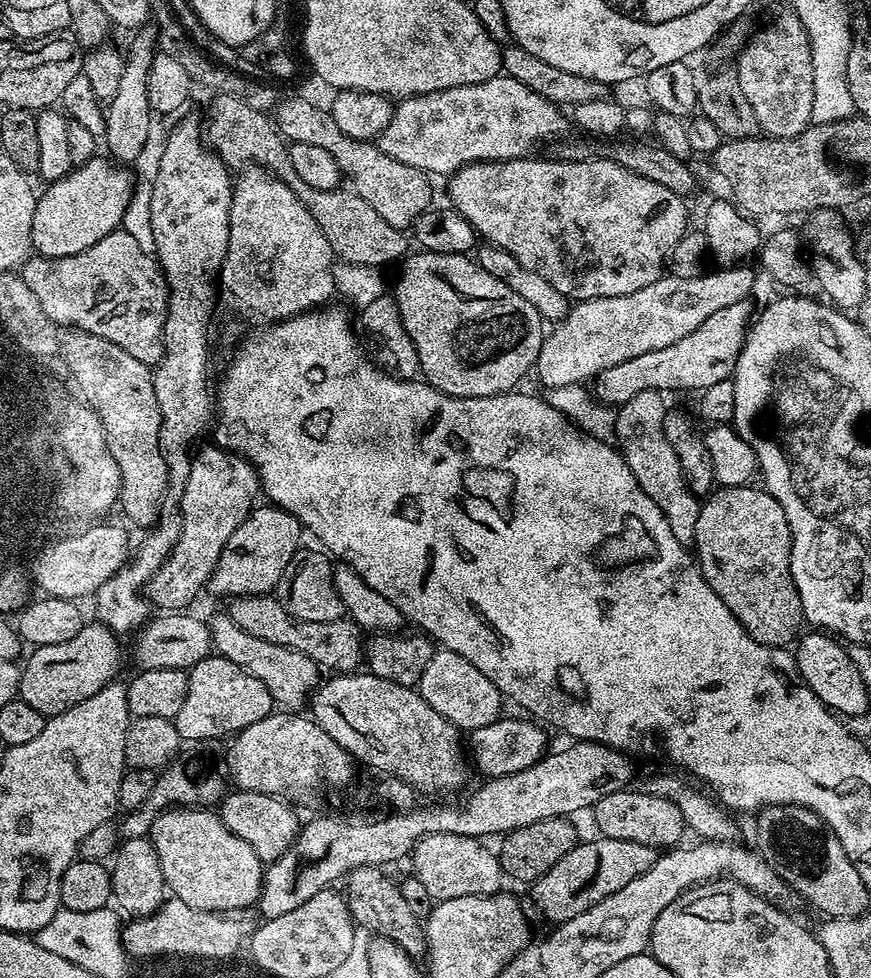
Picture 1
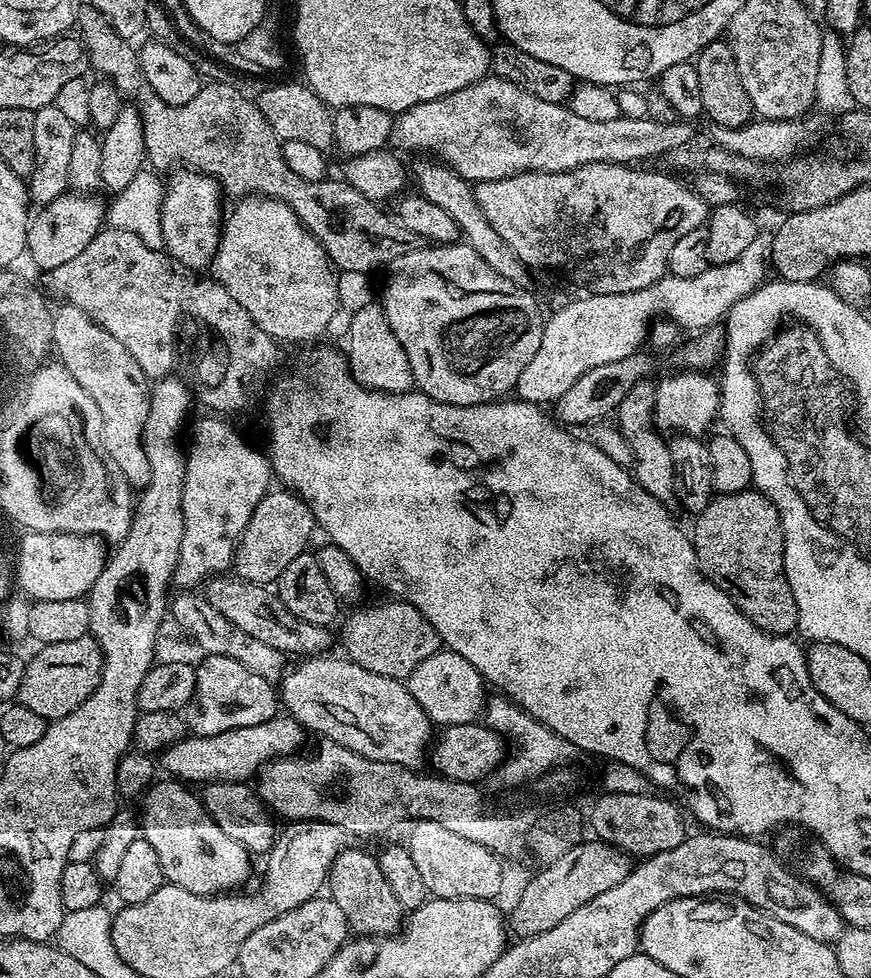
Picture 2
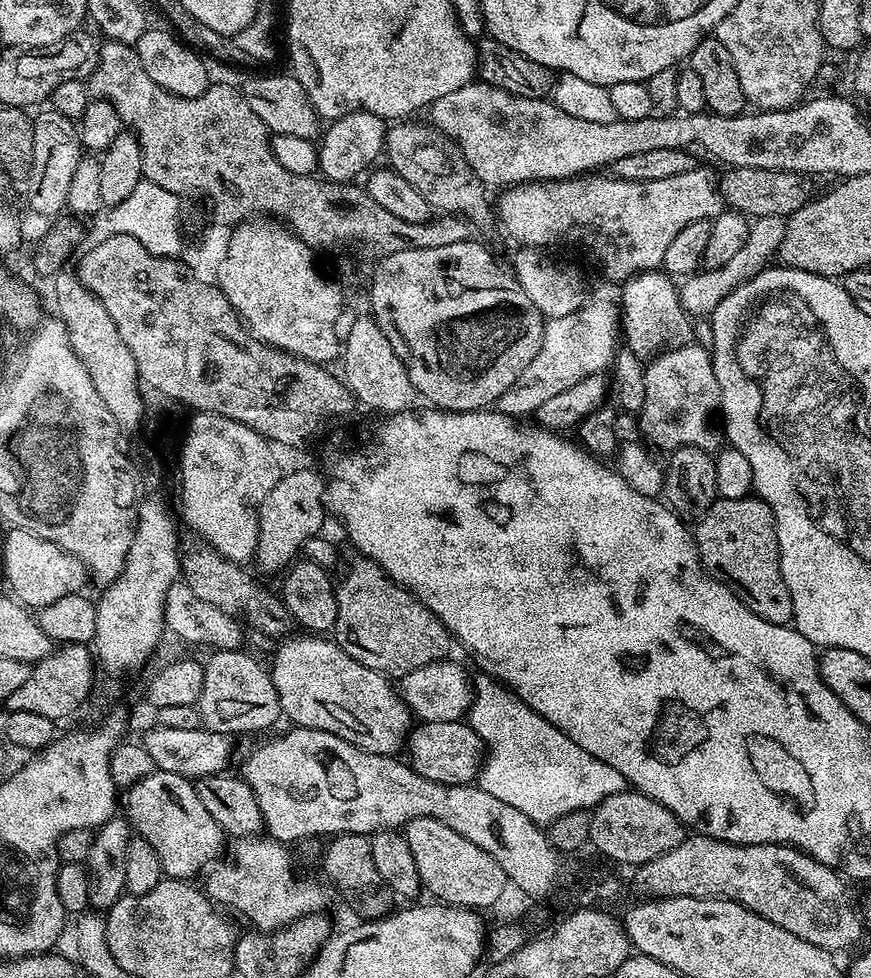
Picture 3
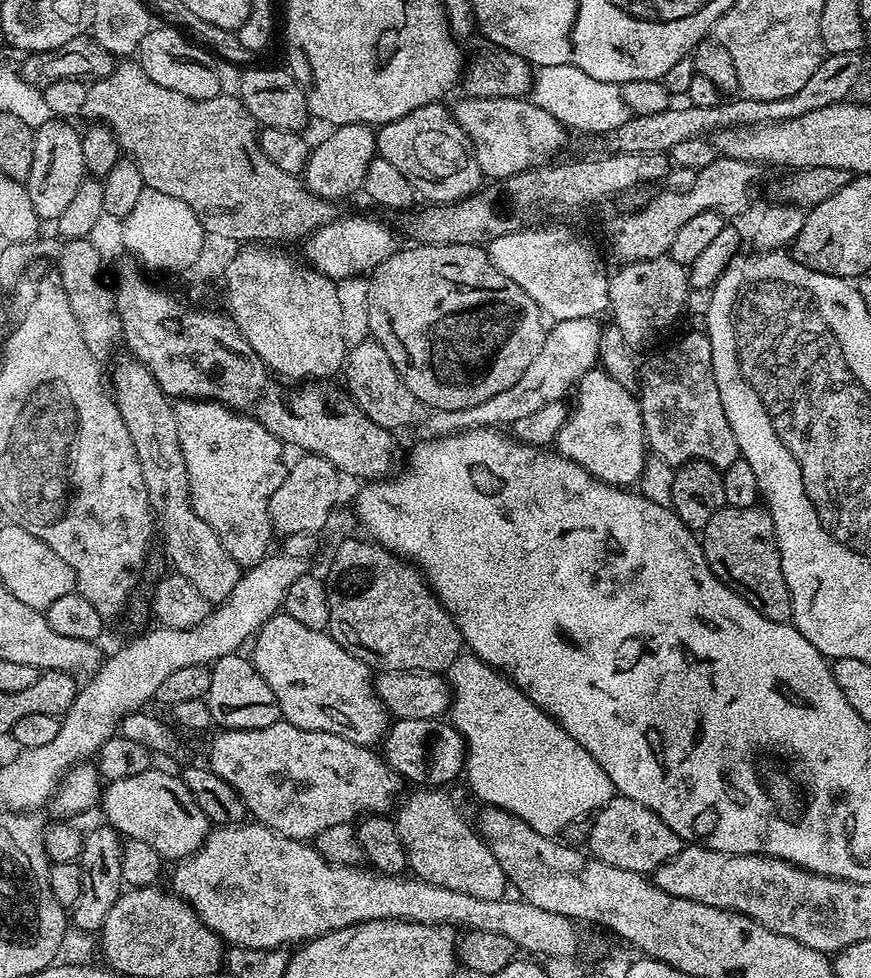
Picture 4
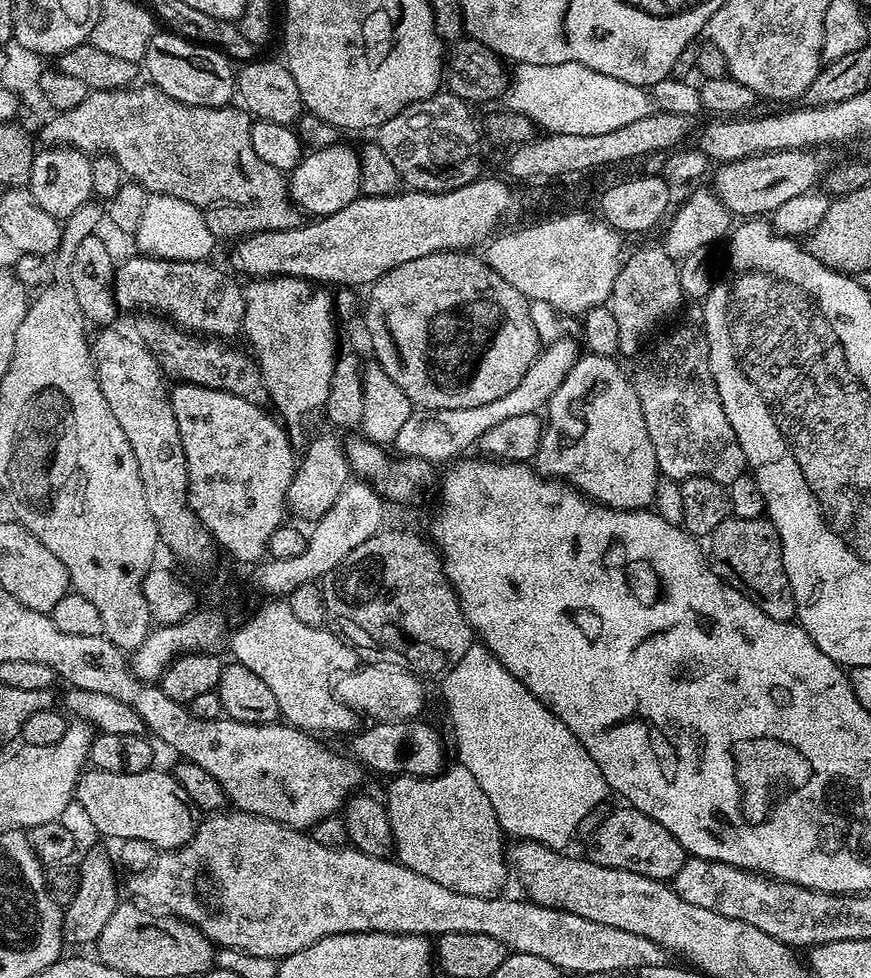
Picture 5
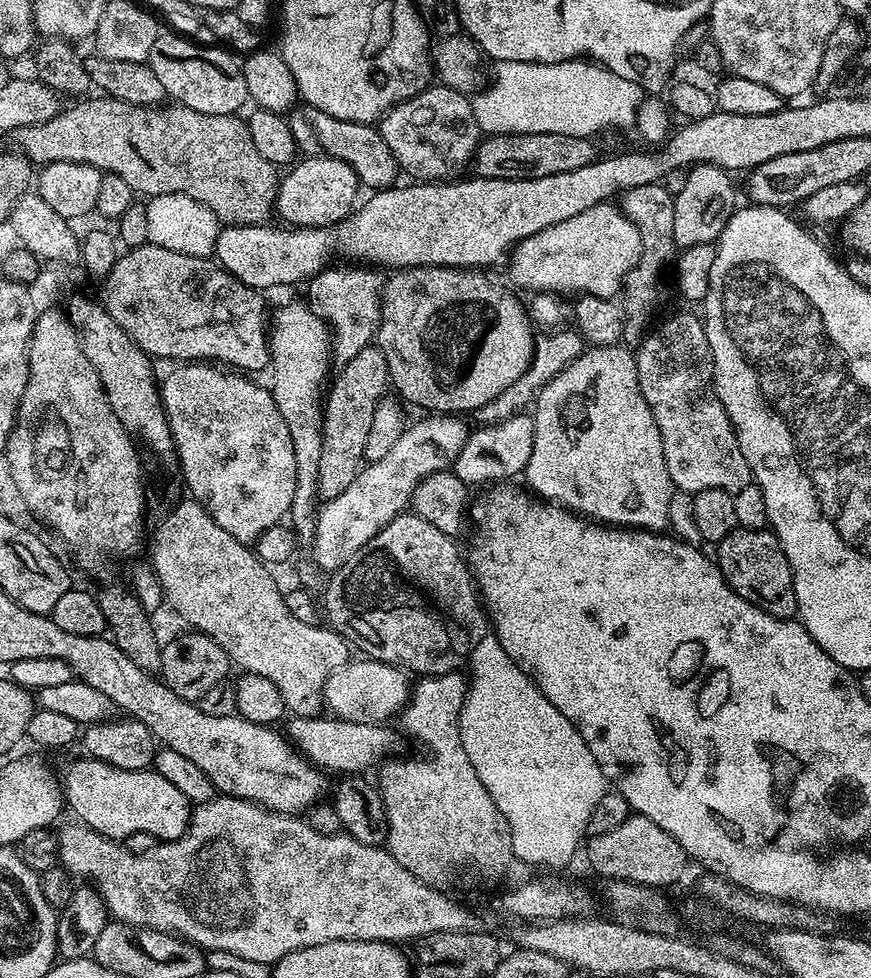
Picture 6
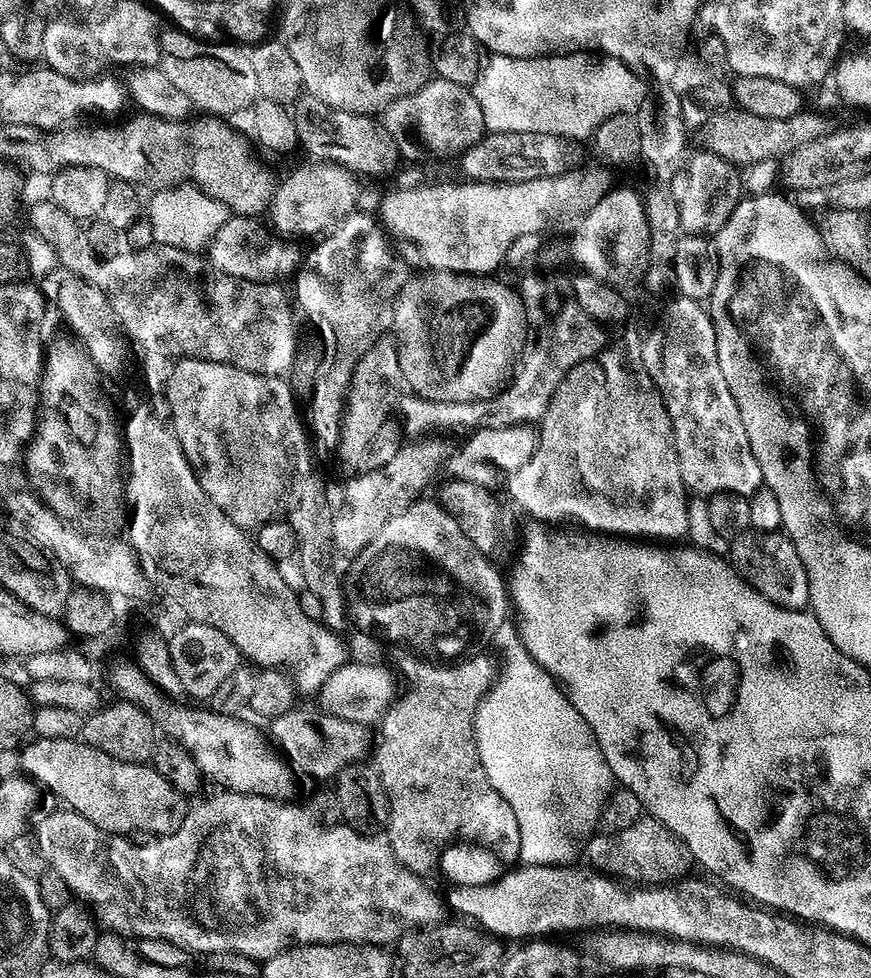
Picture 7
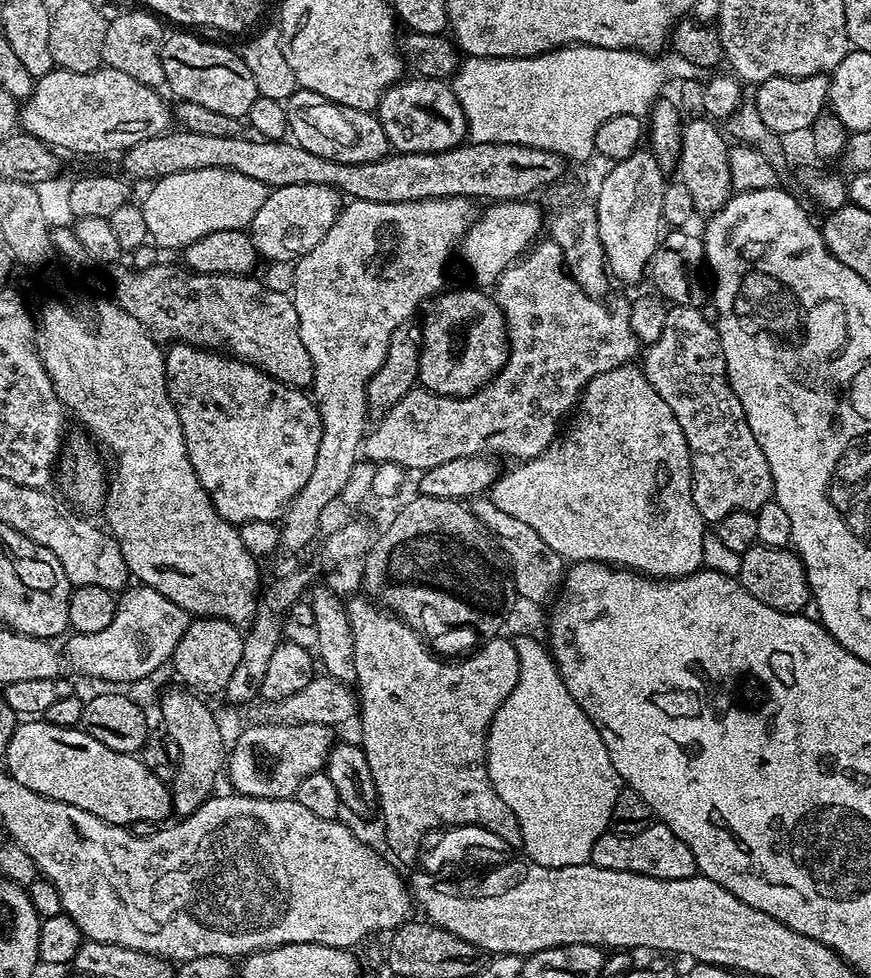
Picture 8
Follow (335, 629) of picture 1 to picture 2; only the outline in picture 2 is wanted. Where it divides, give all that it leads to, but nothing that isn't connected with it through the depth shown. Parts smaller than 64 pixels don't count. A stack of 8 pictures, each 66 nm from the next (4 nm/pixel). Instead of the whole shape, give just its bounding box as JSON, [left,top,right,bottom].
[202,574,332,657]

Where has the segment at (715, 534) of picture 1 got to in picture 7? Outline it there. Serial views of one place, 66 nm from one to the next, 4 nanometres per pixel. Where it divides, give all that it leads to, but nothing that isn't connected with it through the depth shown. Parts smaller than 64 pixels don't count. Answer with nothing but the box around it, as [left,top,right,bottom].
[730,531,808,608]

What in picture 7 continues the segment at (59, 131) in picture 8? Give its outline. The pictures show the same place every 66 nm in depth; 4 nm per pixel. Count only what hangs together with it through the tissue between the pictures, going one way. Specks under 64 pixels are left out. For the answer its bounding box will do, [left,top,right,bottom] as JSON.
[2,66,126,132]

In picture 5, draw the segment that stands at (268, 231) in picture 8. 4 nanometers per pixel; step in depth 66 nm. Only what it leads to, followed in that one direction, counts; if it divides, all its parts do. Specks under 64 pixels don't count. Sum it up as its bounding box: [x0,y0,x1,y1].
[287,142,361,218]

